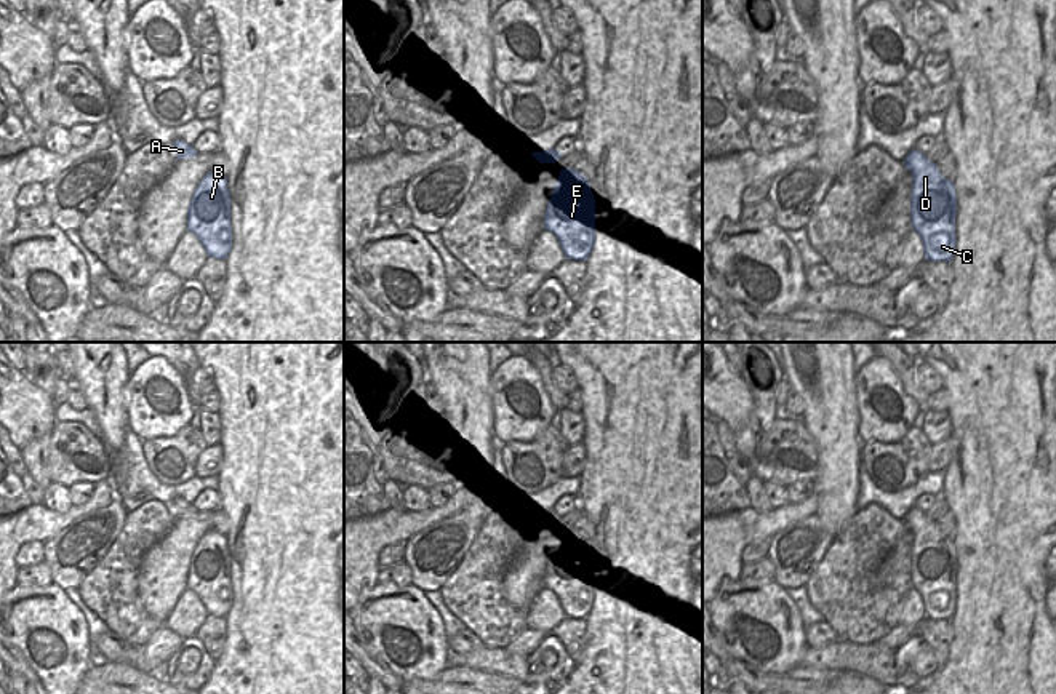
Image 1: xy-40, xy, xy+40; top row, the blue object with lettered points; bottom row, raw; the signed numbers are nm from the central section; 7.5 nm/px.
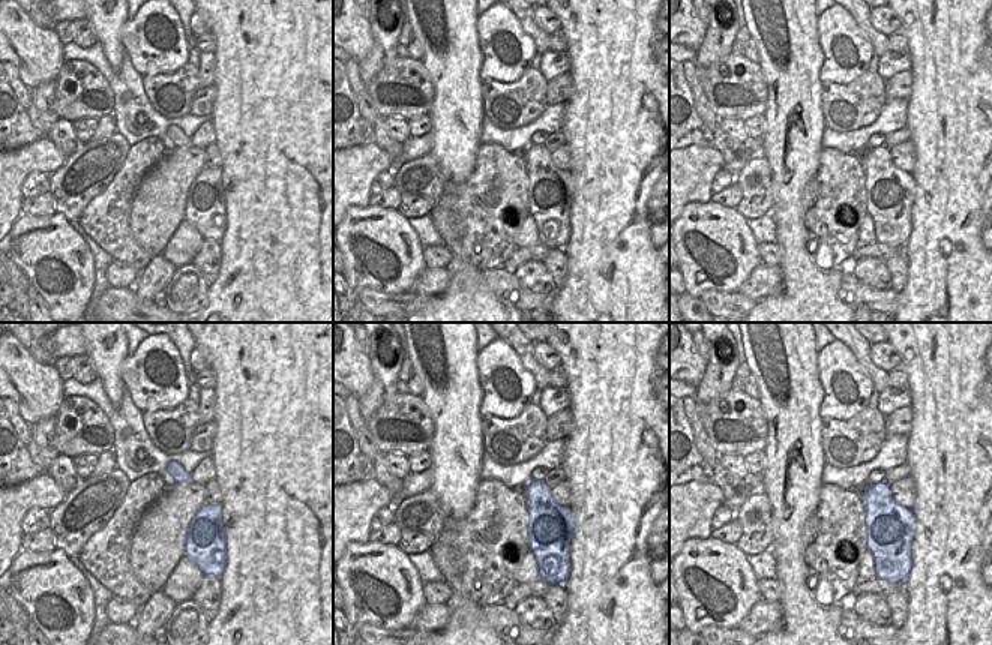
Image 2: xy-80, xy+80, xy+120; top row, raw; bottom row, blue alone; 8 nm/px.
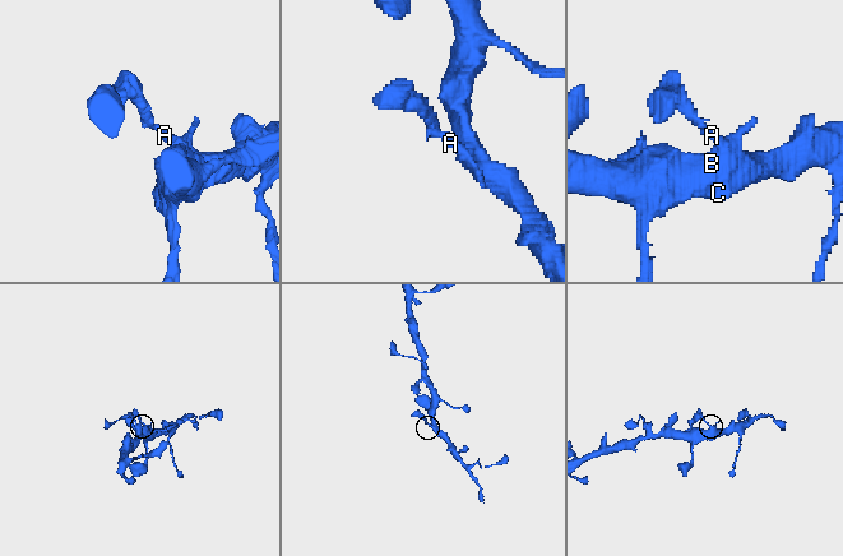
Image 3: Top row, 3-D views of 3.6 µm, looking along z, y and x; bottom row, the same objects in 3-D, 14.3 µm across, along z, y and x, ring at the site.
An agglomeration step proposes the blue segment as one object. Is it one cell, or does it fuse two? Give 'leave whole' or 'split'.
leave whole

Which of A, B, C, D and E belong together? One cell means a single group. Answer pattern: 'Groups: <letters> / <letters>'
Groups: A B C D E.

